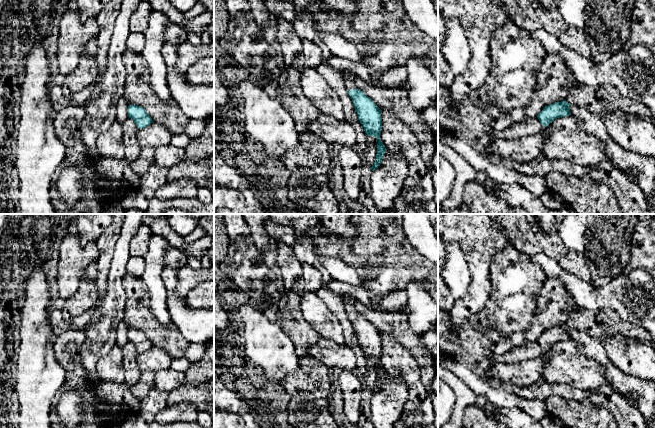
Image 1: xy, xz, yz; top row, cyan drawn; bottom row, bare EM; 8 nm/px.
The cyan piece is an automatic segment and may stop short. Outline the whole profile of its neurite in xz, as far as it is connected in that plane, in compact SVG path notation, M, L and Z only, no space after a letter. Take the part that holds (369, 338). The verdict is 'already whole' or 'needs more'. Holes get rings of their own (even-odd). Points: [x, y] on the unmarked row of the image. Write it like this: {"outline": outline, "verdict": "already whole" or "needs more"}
{"outline": "M343 295L342 298L345 309L349 314L348 318L353 325L358 343L363 349L365 357L367 360L374 360L378 364L376 384L371 391L372 395L374 395L381 388L387 374L380 362L382 354L381 334L370 321L356 311L355 302L357 299L355 297Z", "verdict": "needs more"}

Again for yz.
{"outline": "M566 324L545 330L537 341L528 341L522 346L513 346L511 350L498 355L493 353L494 363L515 363L543 356L544 352L555 343L571 339L570 327Z", "verdict": "needs more"}

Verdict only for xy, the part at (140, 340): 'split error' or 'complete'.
complete

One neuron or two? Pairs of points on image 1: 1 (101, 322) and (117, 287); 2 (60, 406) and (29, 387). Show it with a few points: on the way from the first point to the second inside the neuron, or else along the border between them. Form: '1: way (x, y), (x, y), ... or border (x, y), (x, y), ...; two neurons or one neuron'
1: way (110, 313), (115, 296); one neuron
2: border (56, 400), (53, 408); two neurons

